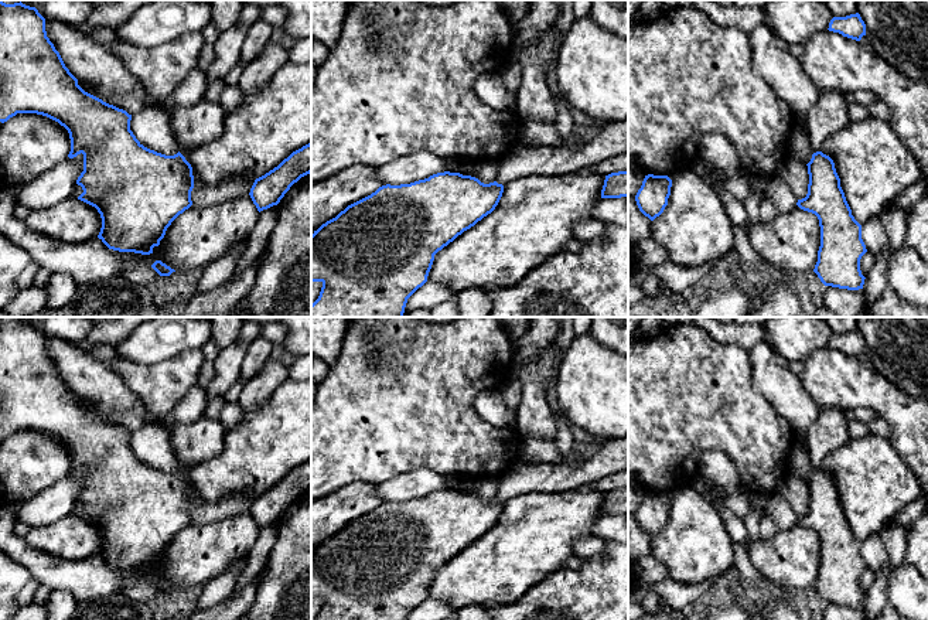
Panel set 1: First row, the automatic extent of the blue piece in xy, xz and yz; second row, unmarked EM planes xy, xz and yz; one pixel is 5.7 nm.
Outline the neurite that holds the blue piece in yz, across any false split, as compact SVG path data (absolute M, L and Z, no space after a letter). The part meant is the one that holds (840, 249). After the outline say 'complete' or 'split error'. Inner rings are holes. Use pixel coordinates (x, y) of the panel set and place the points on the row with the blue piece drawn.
M816 151L806 166L809 174L808 194L805 198L798 200L796 205L815 214L819 219L820 246L813 272L825 286L847 290L863 289L866 277L860 270L860 259L867 249L862 239L862 225L852 215L835 163L829 156Z; complete

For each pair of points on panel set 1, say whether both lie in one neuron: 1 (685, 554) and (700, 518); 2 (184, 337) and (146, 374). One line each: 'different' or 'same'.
1: same
2: different

